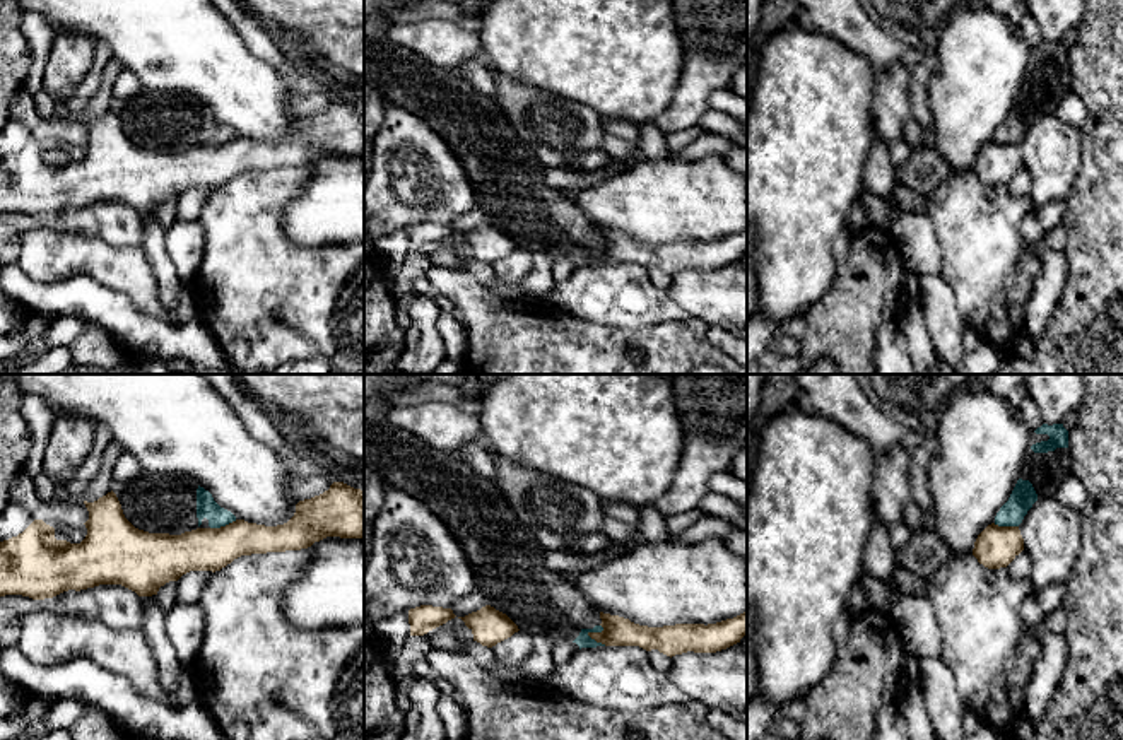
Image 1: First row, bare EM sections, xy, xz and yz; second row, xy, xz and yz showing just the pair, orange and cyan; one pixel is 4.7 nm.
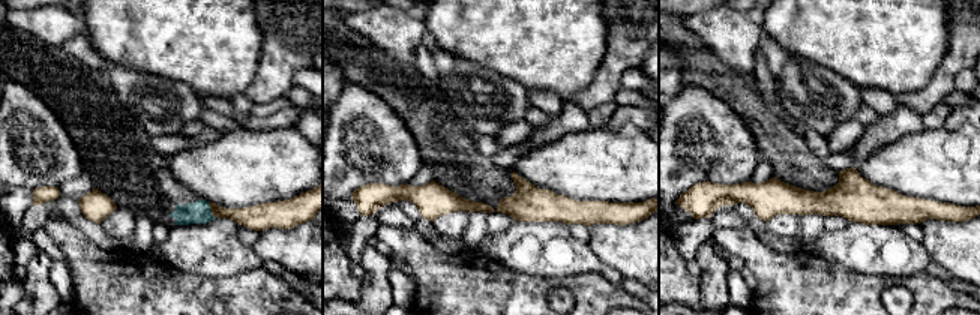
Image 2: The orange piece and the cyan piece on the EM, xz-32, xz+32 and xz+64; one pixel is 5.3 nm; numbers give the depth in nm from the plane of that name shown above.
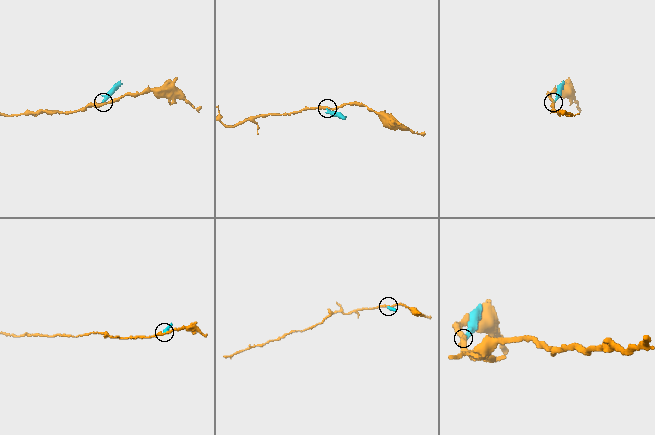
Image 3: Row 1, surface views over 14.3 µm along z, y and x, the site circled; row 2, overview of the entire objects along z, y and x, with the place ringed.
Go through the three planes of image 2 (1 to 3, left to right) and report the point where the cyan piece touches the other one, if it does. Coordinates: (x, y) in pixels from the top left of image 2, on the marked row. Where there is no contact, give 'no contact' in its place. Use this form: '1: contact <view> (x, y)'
1: contact xz-32 (210, 209)
2: no contact
3: no contact

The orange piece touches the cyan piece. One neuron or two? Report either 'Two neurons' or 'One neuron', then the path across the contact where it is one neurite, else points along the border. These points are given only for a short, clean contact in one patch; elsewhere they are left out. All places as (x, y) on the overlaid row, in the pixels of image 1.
Two neurons. Boundary: xz (587, 633), (605, 645)

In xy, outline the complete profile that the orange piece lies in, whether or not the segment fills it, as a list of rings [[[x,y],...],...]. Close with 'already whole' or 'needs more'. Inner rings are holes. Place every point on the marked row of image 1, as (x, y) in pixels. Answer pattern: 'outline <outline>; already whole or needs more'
outline [[[344,482],[299,501],[284,525],[236,520],[181,535],[135,528],[113,490],[84,504],[89,520],[80,543],[56,540],[55,528],[43,520],[0,542],[0,596],[44,600],[99,584],[121,584],[138,596],[152,596],[190,571],[215,573],[241,555],[301,550],[326,537],[364,538],[364,490]]]; already whole

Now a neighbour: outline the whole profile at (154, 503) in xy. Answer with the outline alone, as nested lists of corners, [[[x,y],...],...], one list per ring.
[[[150,472],[120,484],[113,492],[125,518],[149,533],[181,535],[236,521],[236,516],[220,508],[209,490],[188,479]]]

